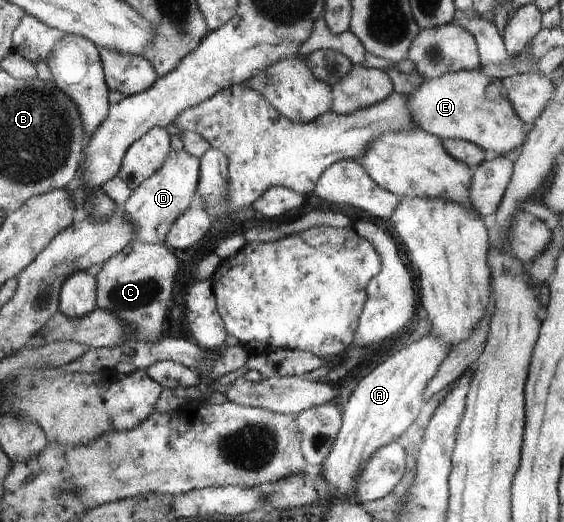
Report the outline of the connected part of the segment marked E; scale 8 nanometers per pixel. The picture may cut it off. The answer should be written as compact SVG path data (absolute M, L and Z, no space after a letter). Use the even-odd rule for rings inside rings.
M483 68L477 70L461 70L461 72L447 72L441 78L423 79L421 88L406 97L407 108L425 132L445 140L465 140L473 142L488 155L508 156L508 153L518 152L525 142L527 134L525 124L513 112L509 104L508 89L502 79L487 76ZM489 86L498 89L497 98L489 100L487 90Z

